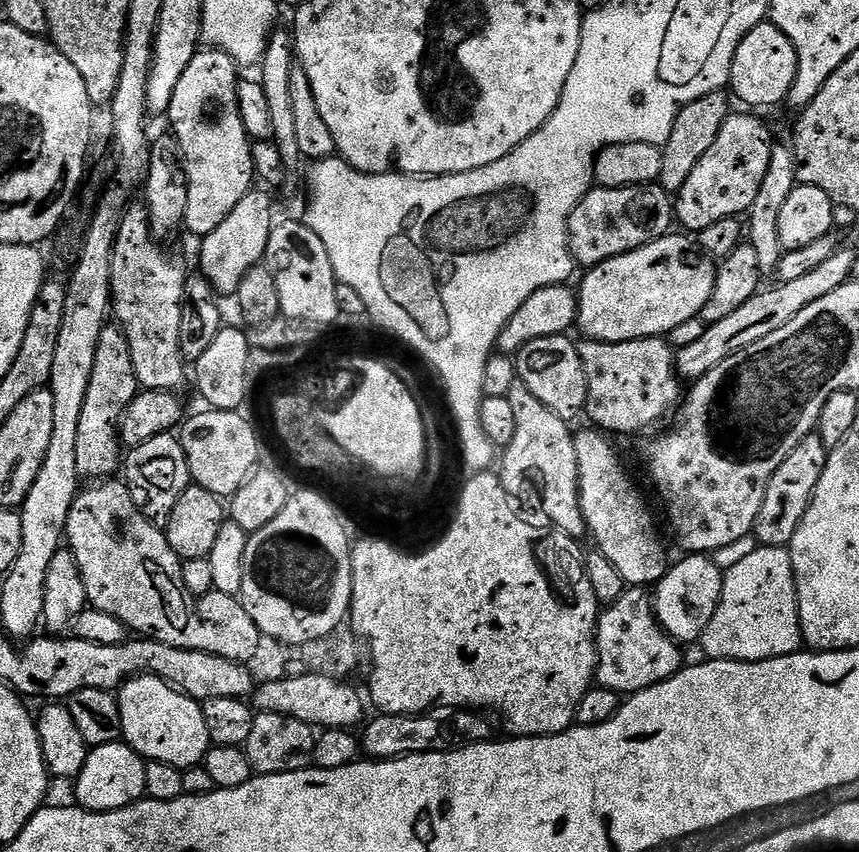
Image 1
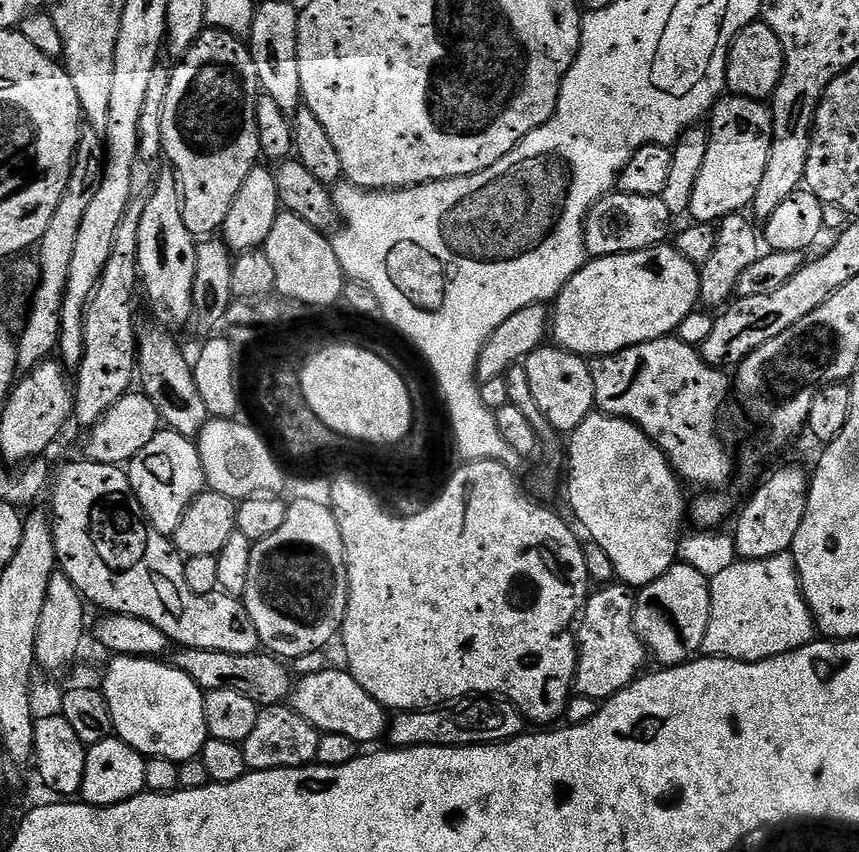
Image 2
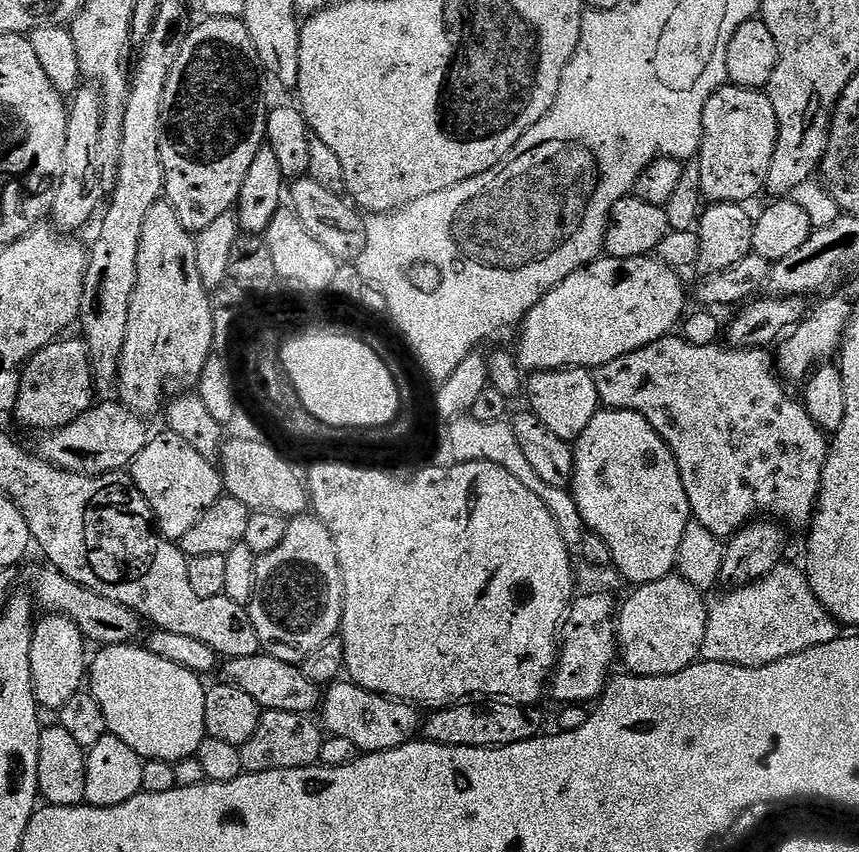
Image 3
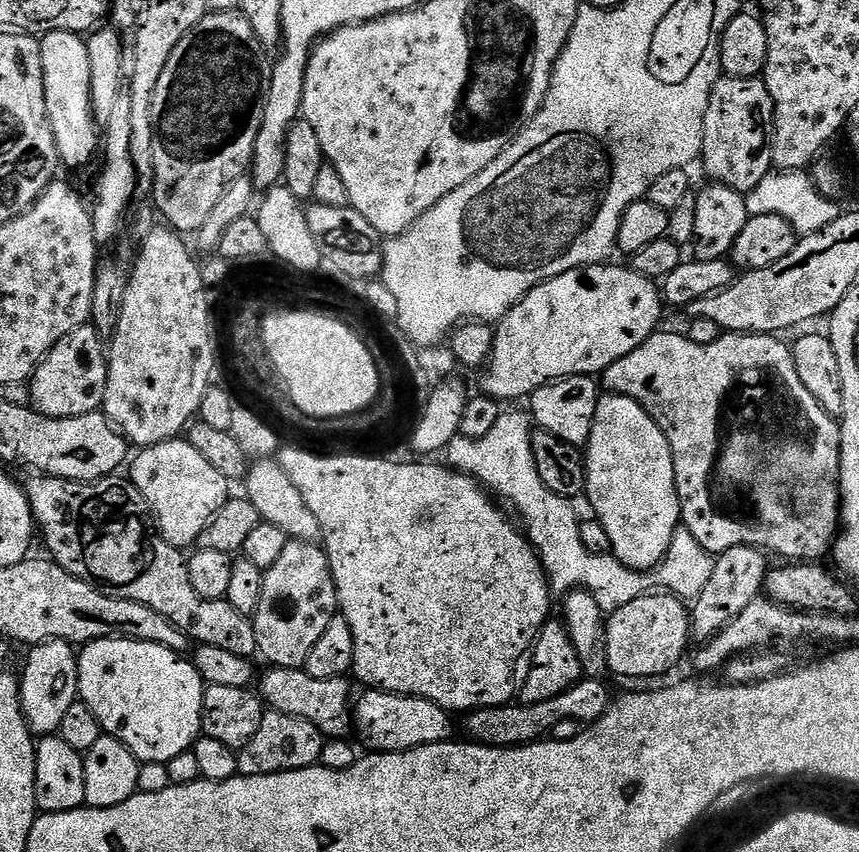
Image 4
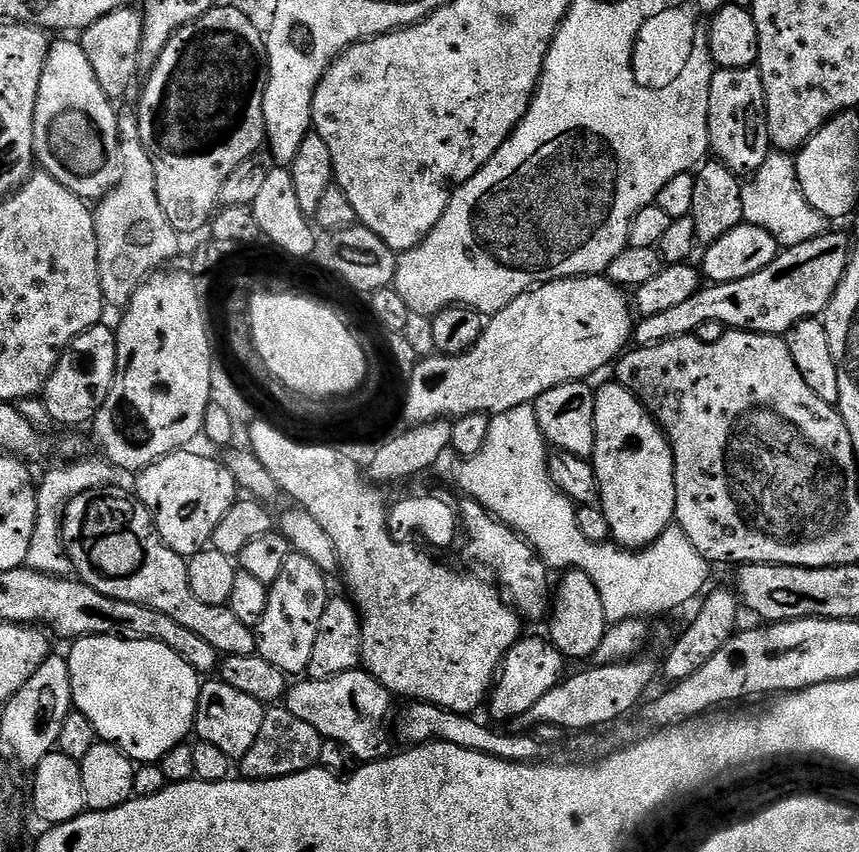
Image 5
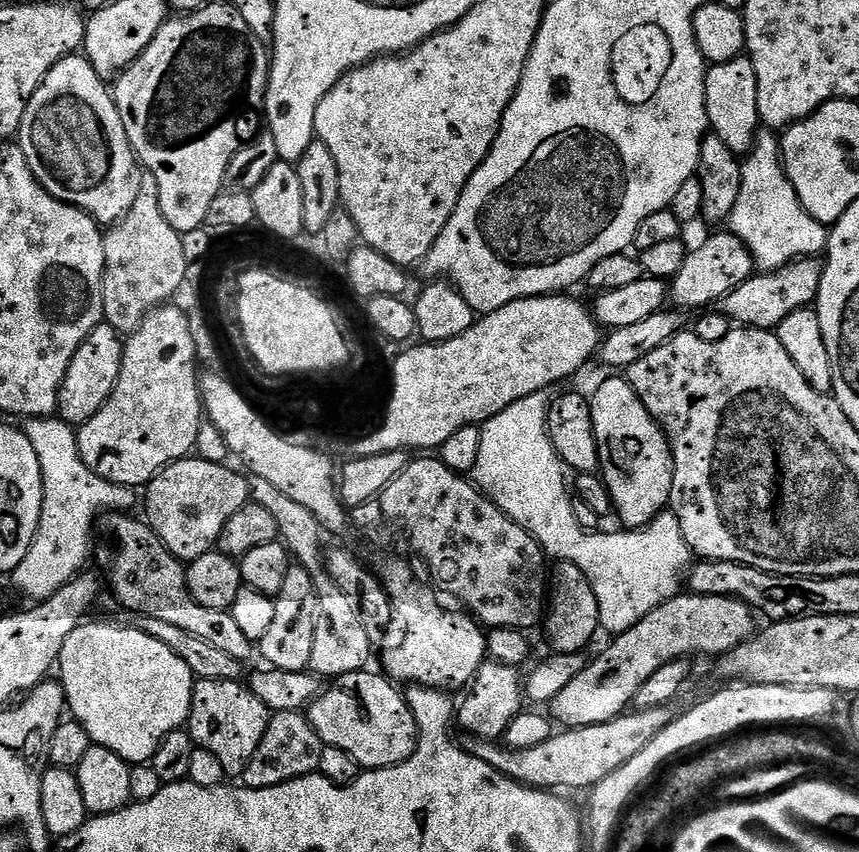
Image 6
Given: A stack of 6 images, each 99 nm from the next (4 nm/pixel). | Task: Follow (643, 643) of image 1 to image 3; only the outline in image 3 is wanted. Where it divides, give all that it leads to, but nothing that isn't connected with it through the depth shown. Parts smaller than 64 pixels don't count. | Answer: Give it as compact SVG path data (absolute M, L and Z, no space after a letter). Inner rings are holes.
M604 590L589 592L592 592L589 596L580 594L573 599L568 615L562 620L562 631L558 636L558 659L550 677L550 696L553 696L560 706L588 706L591 705L591 700L599 701L613 675L612 663L617 663L618 660L617 601L612 601L607 596L609 593Z

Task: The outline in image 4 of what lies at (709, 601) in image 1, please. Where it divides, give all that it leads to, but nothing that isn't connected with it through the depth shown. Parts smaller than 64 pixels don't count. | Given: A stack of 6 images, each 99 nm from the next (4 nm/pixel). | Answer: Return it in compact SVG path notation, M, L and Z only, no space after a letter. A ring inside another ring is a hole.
M656 590L634 598L606 620L606 651L609 673L616 676L660 676L684 656L690 645L690 608L679 596Z

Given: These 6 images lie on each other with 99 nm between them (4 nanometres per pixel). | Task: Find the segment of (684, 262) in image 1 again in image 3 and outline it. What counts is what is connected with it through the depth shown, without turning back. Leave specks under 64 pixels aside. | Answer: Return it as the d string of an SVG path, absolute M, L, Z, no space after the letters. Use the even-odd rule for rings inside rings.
M635 256L625 260L614 260L611 258L601 258L594 263L589 264L587 268L580 268L574 274L570 274L558 286L554 286L546 295L541 298L535 306L531 308L528 315L524 317L519 325L520 345L514 348L515 355L518 357L518 363L521 369L533 372L549 372L555 368L586 368L595 370L602 367L606 362L614 362L614 358L622 358L622 354L630 354L642 346L650 346L650 342L658 342L664 336L673 331L672 328L681 323L685 315L684 308L684 284L680 281L681 273L675 268L668 268L652 256Z

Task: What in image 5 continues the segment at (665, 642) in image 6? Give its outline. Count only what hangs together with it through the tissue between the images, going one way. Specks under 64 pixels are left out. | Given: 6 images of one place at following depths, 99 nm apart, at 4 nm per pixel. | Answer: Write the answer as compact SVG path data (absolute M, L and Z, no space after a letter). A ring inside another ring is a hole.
M633 658L622 664L600 667L588 666L585 672L580 672L577 676L569 675L556 684L550 694L542 694L542 699L527 714L519 717L518 724L524 730L549 724L572 733L584 732L587 728L600 728L603 724L612 724L615 720L622 719L632 707L635 709L645 699L644 691L651 686L652 679L658 676L657 661L655 664L652 660L640 659Z

